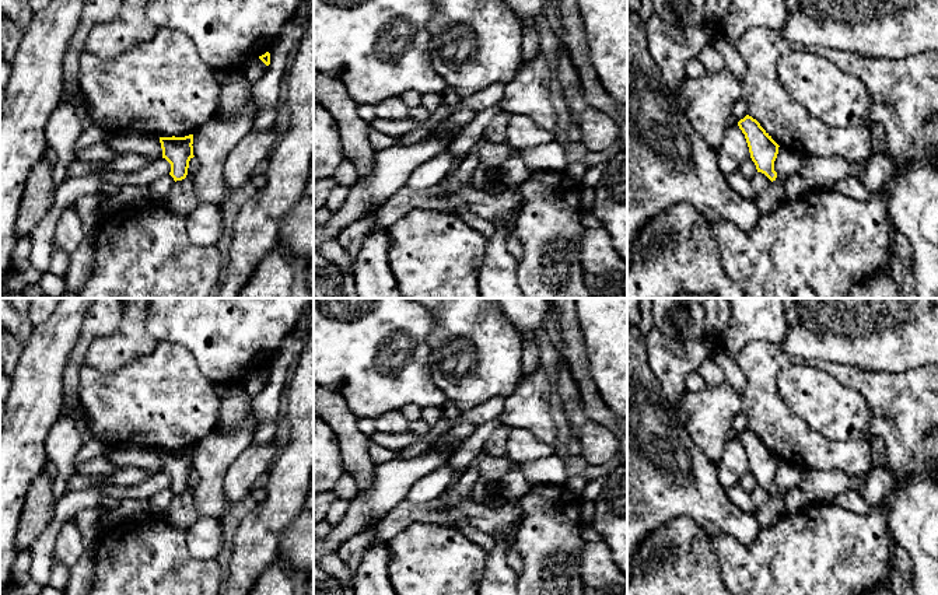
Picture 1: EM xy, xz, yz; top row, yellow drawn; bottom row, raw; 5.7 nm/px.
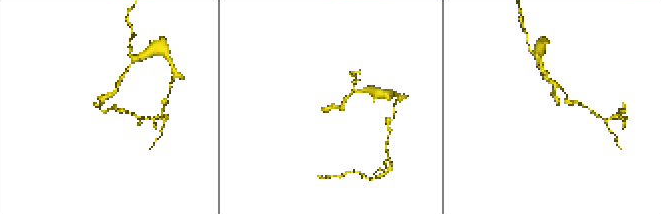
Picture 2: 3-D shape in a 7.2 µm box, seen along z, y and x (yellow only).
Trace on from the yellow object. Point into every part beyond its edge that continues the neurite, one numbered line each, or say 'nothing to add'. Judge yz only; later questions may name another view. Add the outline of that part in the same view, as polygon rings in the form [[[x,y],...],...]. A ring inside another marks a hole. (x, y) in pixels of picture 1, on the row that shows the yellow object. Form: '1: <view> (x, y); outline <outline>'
nothing to add

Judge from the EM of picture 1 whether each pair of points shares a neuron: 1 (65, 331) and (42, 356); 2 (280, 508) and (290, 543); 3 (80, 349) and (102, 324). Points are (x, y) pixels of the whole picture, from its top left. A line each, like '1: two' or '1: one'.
1: one
2: two
3: one

